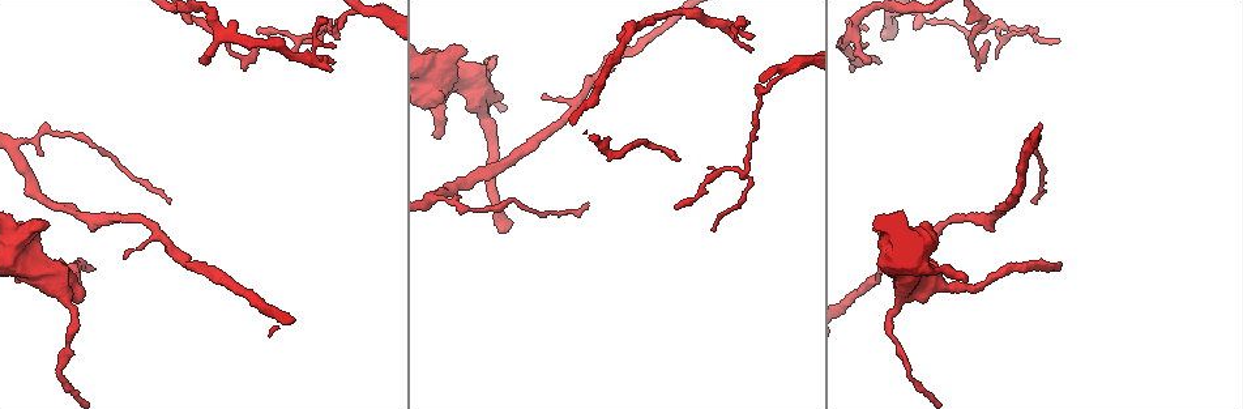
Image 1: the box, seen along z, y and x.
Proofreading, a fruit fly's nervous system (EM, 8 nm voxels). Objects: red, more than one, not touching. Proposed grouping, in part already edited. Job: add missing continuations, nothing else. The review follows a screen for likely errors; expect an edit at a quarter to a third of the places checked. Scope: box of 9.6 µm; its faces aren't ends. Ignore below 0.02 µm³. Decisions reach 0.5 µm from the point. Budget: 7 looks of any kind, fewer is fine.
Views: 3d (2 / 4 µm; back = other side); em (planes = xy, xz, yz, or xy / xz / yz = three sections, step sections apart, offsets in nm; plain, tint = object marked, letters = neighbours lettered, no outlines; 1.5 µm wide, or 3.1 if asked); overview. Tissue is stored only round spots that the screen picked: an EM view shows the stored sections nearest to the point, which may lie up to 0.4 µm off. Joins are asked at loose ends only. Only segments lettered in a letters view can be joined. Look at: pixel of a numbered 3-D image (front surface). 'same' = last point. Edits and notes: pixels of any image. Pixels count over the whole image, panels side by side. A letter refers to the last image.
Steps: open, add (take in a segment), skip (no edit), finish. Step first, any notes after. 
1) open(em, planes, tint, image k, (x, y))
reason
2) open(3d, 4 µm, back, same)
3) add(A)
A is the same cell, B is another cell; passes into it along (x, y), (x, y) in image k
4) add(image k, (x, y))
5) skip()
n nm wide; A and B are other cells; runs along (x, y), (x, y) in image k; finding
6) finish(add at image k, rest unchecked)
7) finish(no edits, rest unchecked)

open(em, yz, step 4, tint, image 1, (1060, 266))

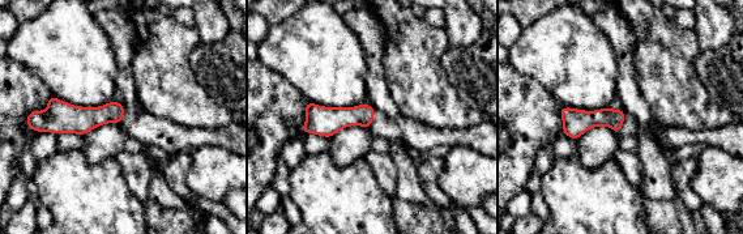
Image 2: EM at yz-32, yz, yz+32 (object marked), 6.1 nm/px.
open(em, planes, letters, same)
cut it another way

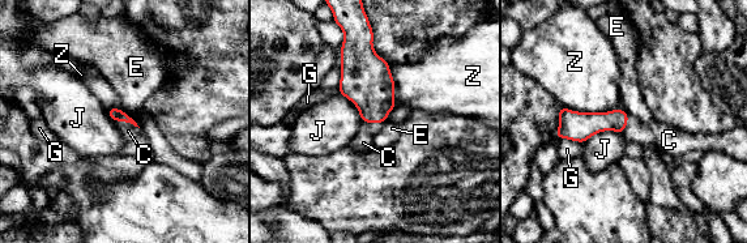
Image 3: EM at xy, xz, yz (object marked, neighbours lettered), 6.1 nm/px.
add(C)
Z touches over 360 nm; C is the same cell, E, G, J and Z are other cells; passes into it along (115, 114), (127, 122), (128, 131) in image 3; it goes on there

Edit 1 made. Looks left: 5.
open(overview)

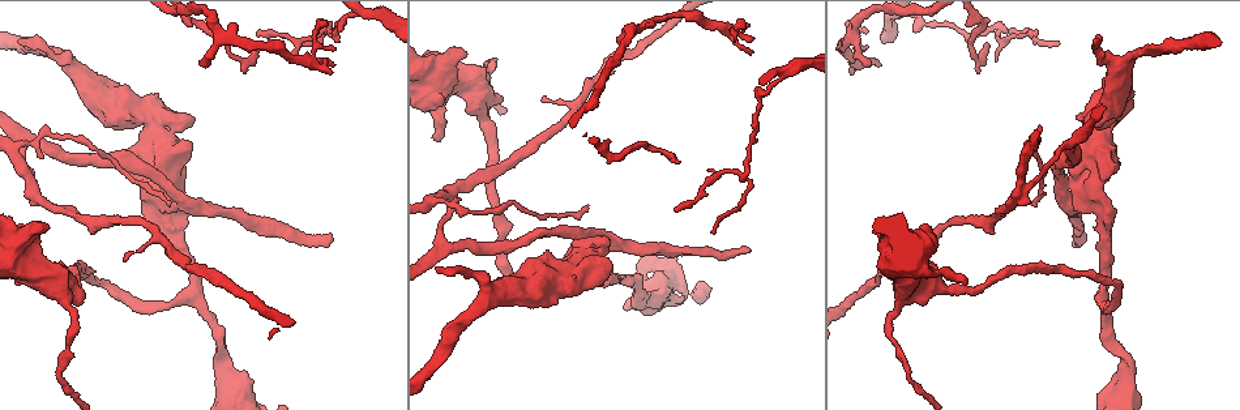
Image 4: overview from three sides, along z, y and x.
open(3d, 2 µm, image 4, (749, 250))
long arm stops here

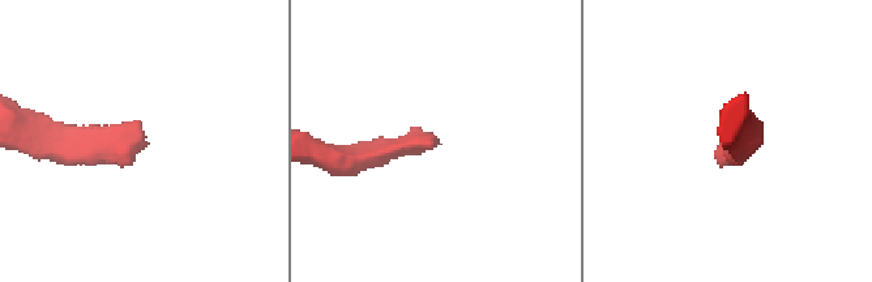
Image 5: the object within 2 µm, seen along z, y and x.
open(em, xz, step 8, letters, image 5, (144, 132))
need the tissue

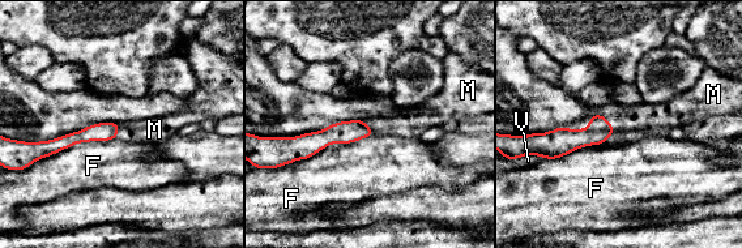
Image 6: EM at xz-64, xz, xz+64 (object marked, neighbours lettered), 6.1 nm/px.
add(M)
F touches over 550 nm; M is the same cell, F and V are other cells; the neuron continues

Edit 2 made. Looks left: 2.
open(em, planes, letters, image 4, (674, 210))

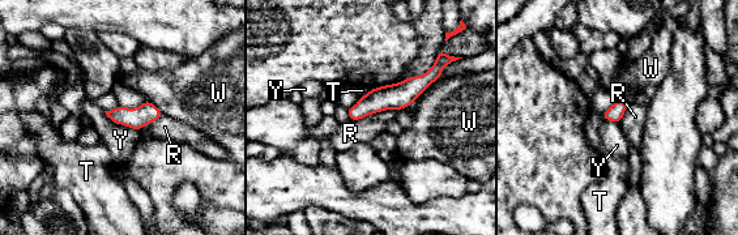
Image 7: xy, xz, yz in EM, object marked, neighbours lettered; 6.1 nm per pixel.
skip()
80 nm wide; R, T, W and Y are other cells; border along (395, 109), (350, 120) in image 7; none of them fits

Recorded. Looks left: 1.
finish(add at image 3, add at image 6, rest unchecked)

